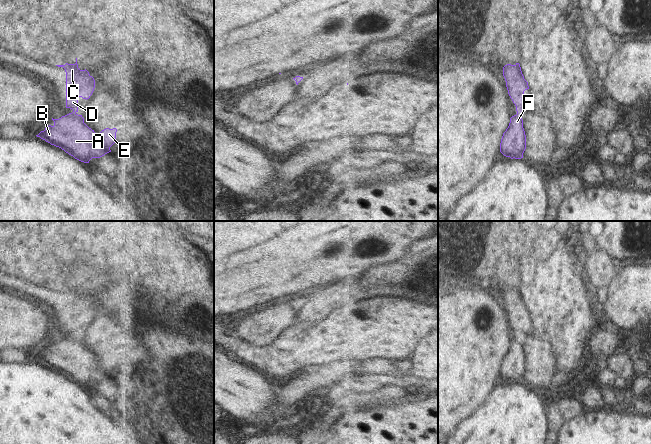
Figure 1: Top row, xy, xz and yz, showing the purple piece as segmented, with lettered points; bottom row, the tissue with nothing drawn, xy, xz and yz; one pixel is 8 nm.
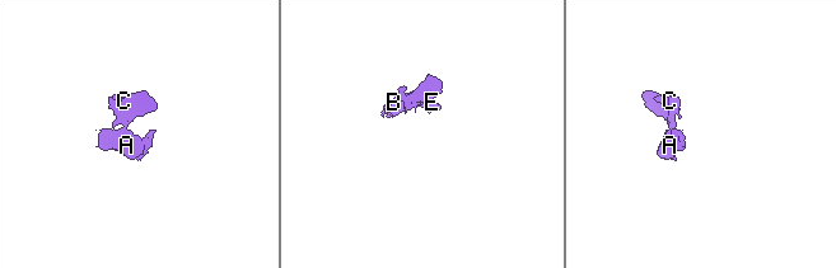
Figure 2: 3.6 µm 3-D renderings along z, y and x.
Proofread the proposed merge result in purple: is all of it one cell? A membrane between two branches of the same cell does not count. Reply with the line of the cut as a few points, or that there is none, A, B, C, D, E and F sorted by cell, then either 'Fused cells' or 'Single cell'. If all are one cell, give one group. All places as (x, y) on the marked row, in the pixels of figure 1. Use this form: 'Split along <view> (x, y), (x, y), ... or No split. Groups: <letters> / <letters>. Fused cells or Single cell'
Split along yz (517, 111), (520, 113). Groups: A B E F / C D. Fused cells

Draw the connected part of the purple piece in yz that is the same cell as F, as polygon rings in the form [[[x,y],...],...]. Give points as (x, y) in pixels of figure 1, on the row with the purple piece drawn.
[[[521,113],[510,118],[510,123],[506,131],[503,133],[500,152],[511,159],[523,158],[523,153],[526,149],[526,135],[523,128],[523,120]]]

